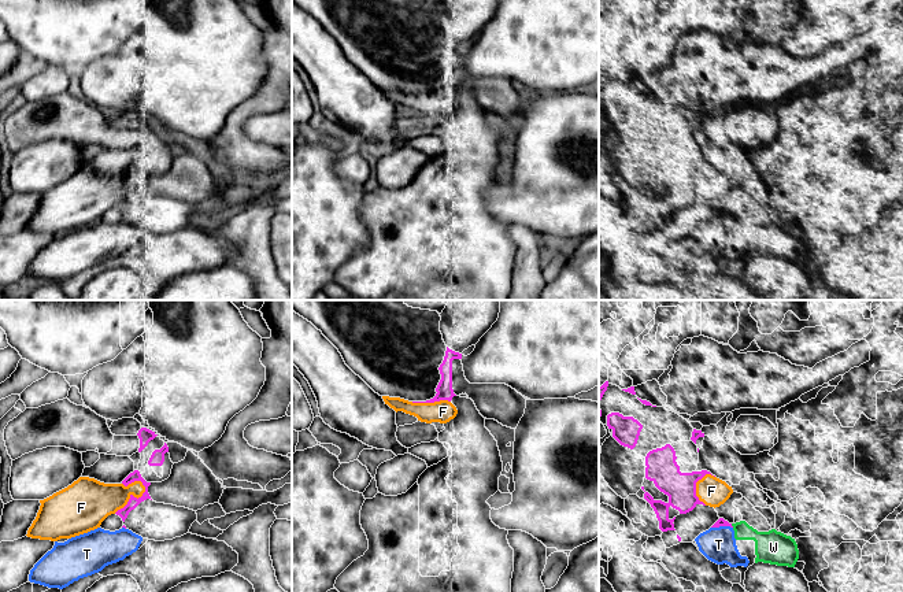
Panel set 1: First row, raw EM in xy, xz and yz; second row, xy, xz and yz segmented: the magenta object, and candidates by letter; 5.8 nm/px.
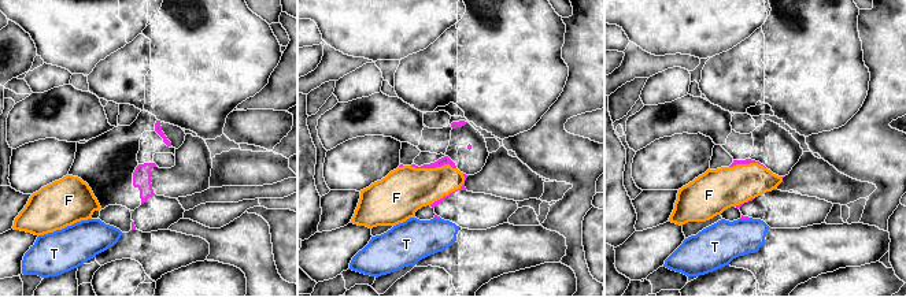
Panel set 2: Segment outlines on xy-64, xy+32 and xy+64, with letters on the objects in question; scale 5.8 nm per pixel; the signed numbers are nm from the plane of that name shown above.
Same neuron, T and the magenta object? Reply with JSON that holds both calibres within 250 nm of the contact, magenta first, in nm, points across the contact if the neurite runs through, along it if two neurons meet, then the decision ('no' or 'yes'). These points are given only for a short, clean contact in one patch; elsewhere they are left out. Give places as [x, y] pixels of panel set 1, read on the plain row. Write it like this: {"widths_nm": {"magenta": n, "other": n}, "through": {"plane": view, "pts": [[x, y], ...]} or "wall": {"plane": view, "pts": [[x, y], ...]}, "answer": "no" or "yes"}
{"widths_nm": {"magenta": 50, "other": 200}, "answer": "no"}

